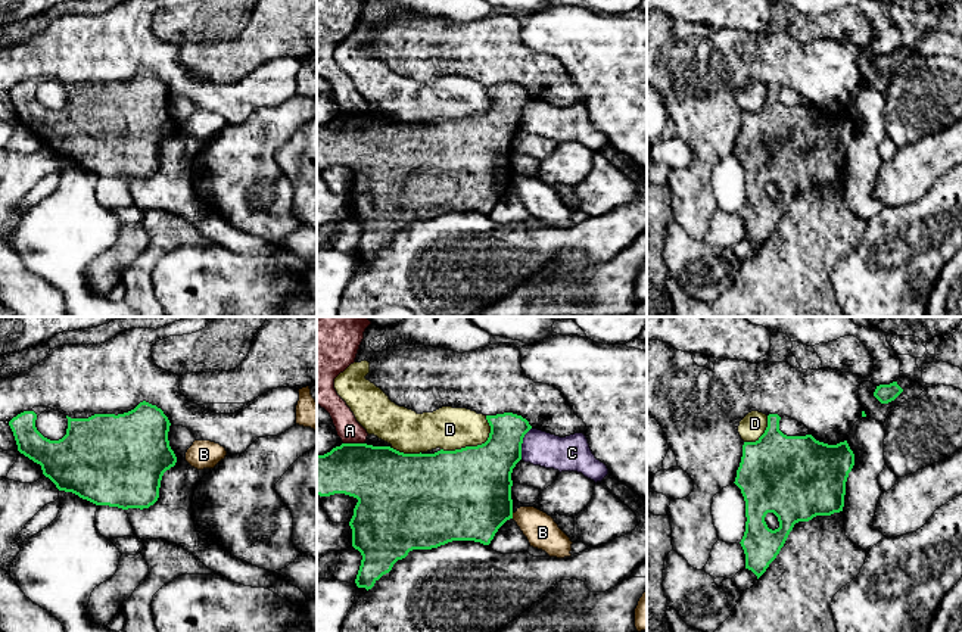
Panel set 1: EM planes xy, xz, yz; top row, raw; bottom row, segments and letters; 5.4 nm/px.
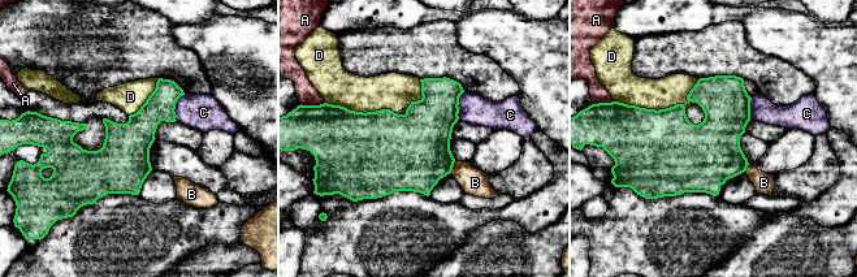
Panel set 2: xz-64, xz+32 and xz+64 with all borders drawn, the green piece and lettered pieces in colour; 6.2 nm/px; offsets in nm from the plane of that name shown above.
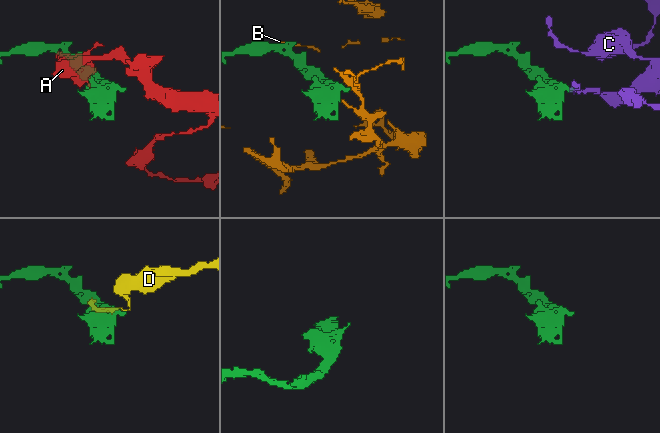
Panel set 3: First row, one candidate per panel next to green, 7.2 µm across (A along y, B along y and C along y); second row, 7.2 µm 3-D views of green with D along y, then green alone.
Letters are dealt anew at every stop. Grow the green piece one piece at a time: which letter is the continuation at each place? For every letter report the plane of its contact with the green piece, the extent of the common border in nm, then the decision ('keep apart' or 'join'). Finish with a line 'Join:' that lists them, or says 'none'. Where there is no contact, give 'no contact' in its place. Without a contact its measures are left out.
A: xz | 120 nm | keep apart
B: xz | 30 nm | keep apart
C: xz | 190 nm | keep apart
D: xz | 320 nm | keep apart
Join: none

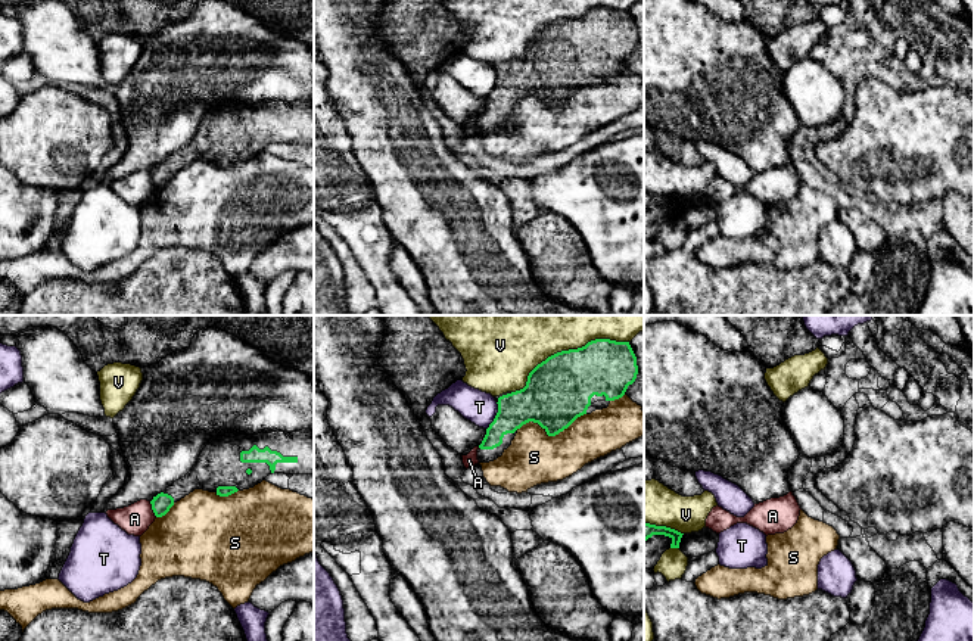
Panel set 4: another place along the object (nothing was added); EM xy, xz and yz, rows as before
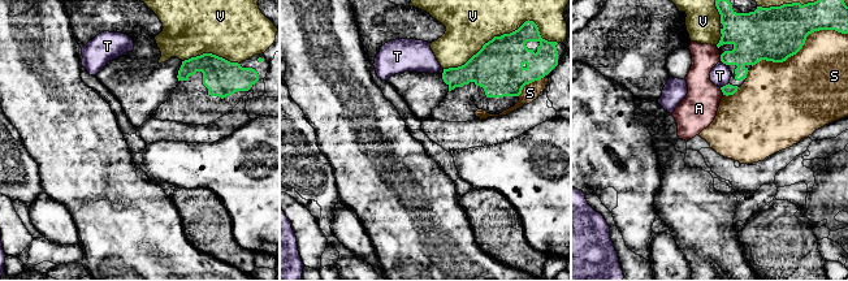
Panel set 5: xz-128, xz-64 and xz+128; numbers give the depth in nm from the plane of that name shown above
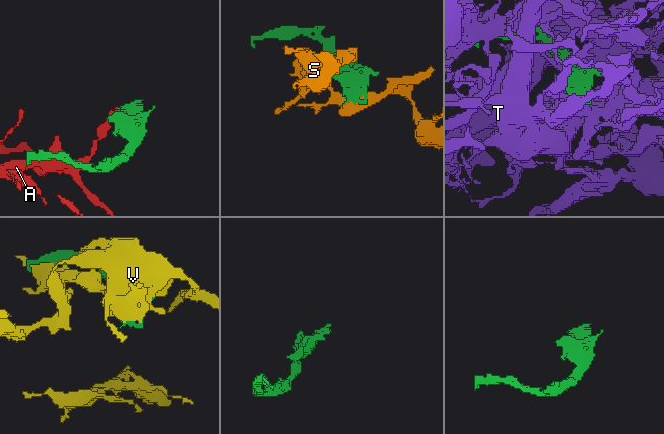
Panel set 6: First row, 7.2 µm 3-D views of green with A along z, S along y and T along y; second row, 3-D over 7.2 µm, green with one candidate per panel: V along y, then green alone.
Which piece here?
A: xy | 100 nm | keep apart
S: xz | 400 nm | keep apart
T: xz | 160 nm | keep apart
V: xz | 700 nm | keep apart
Join: none

